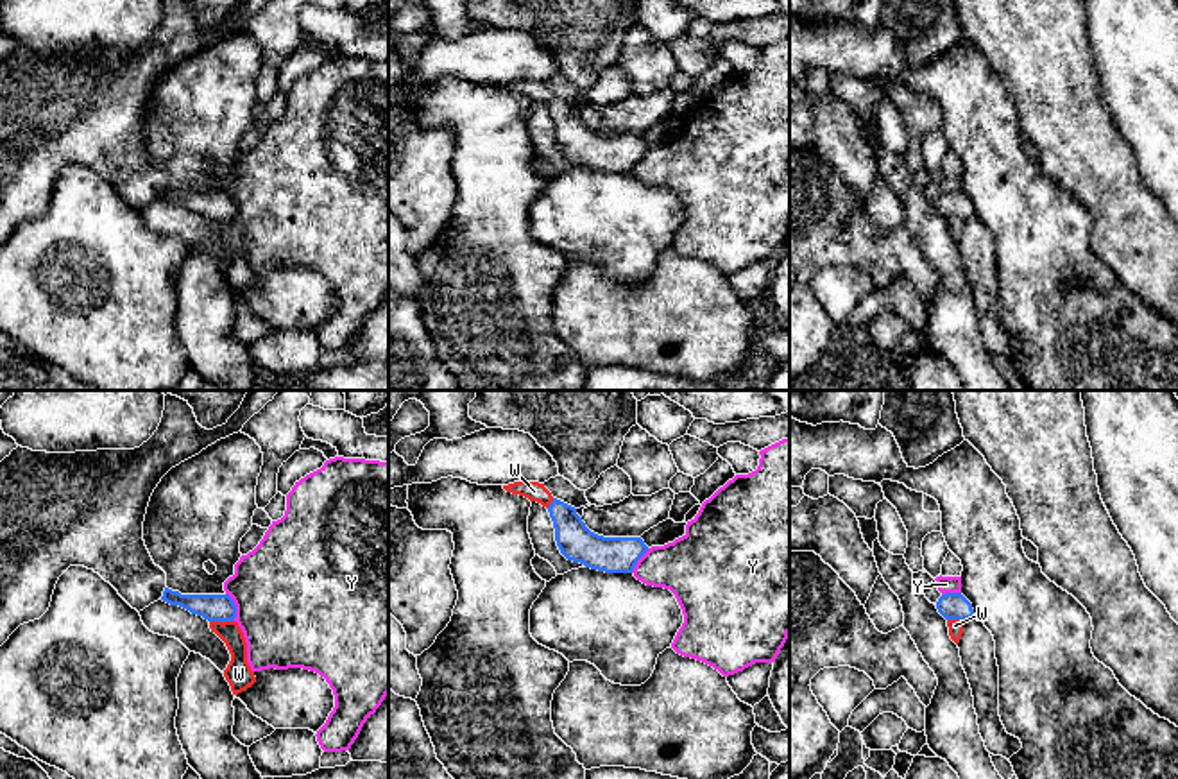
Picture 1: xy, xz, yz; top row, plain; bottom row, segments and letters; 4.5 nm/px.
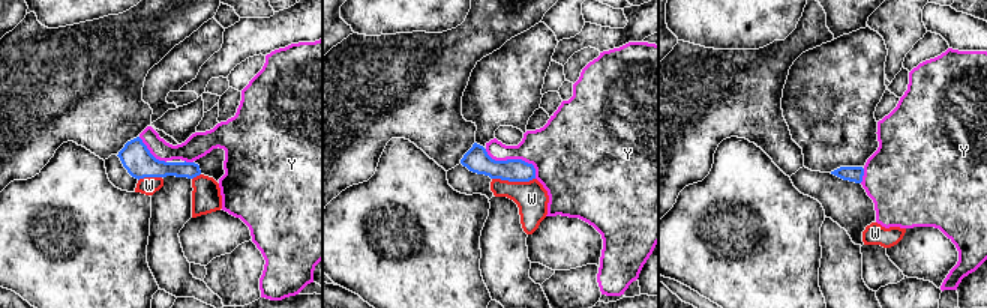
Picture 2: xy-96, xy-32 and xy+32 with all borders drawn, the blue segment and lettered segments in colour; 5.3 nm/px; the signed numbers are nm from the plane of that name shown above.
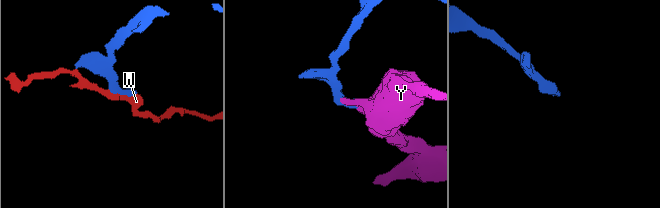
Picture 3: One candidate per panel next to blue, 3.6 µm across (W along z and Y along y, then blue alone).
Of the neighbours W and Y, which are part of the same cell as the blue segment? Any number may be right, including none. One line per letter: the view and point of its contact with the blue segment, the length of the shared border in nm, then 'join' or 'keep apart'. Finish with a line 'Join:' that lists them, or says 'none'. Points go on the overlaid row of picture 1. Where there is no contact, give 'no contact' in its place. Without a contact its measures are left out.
W: xy (222, 622) | 110 nm | keep apart
Y: xy (235, 607) | 130 nm | keep apart
Join: none

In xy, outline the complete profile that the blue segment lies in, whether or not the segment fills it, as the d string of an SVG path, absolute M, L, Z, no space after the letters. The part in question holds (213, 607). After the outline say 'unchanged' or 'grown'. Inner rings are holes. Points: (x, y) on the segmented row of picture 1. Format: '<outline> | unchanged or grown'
M165 587L163 602L179 605L208 621L235 621L236 605L229 595L181 595Z | unchanged

